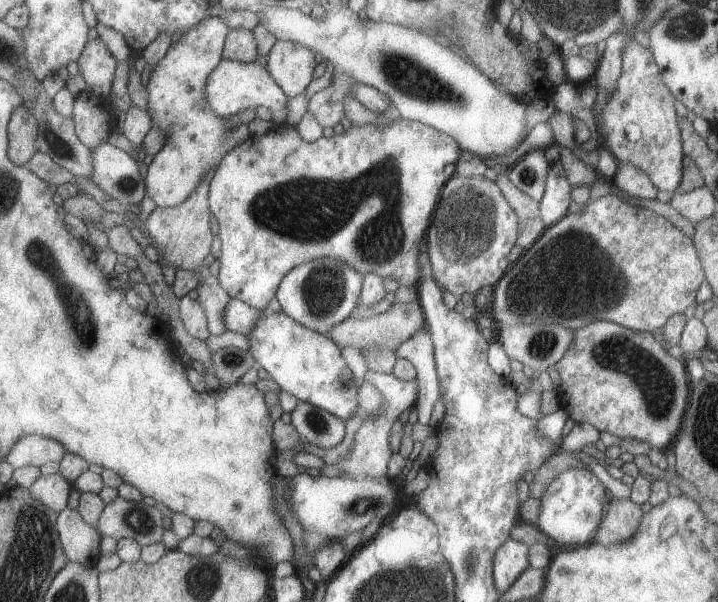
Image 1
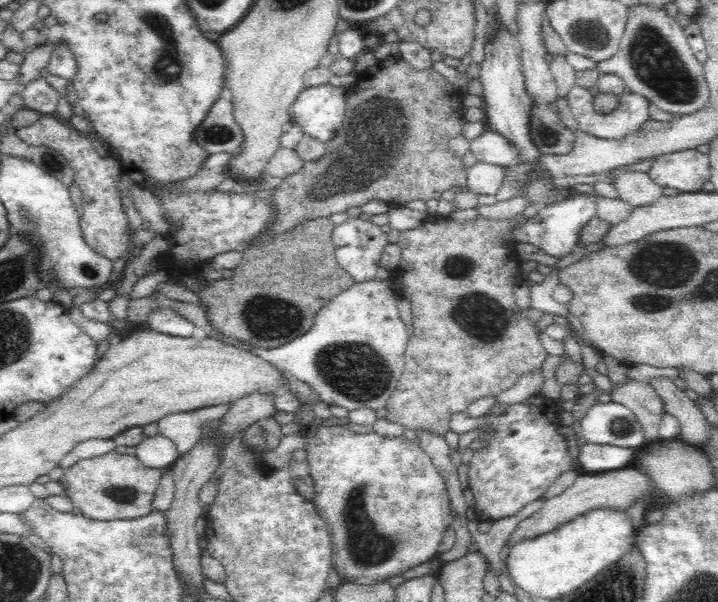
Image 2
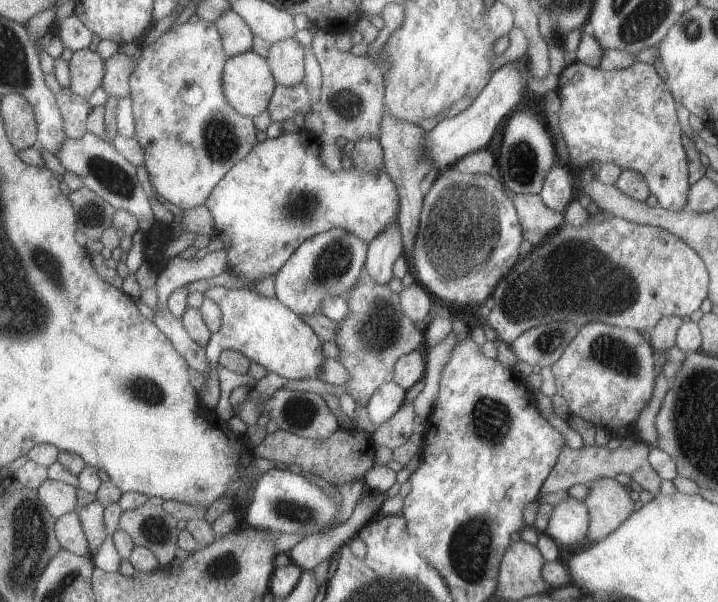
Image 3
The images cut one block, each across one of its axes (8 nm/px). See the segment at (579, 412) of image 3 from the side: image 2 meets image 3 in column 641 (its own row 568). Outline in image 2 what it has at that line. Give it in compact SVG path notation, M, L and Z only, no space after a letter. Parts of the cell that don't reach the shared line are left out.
M320 426L316 430L316 434L308 435L305 450L305 462L308 463L309 475L314 480L315 497L312 502L316 506L320 518L328 524L327 529L331 536L332 565L342 582L355 582L364 586L374 586L379 581L397 581L402 572L406 572L406 570L410 570L414 566L420 566L420 564L424 564L424 562L428 562L428 560L432 560L437 556L445 528L452 524L451 503L444 478L435 469L431 458L421 449L417 442L411 442L405 437L388 438L388 436L380 436L374 431L368 432L368 434L356 434L347 426Z

